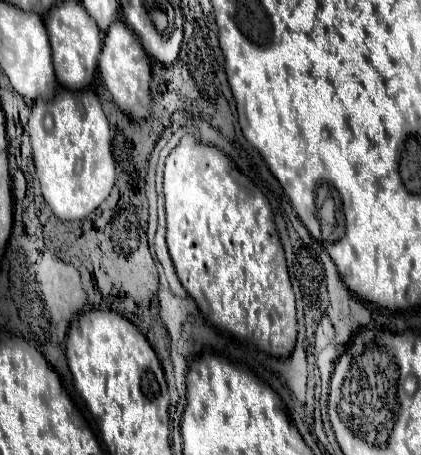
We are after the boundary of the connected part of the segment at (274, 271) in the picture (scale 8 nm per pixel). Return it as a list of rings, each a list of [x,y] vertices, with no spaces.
[[[183,136],[179,146],[169,154],[165,162],[163,192],[167,210],[167,248],[183,288],[197,302],[201,314],[215,328],[235,338],[247,338],[271,356],[287,358],[297,338],[295,296],[267,198],[255,192],[251,180],[237,170],[225,152],[201,144],[195,136]]]

